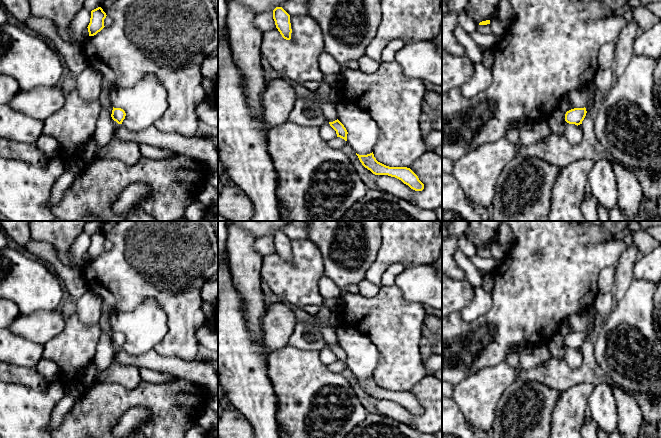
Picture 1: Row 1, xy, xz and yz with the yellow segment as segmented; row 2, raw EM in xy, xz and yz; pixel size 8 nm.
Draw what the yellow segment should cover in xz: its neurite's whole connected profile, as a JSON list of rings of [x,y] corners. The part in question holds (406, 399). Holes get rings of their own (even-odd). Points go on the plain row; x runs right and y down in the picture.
[[[373,376],[367,379],[359,379],[356,377],[356,379],[362,389],[373,398],[395,401],[415,415],[422,415],[424,413],[424,408],[410,392],[386,390],[376,384]]]

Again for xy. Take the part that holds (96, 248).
[[[98,231],[91,235],[90,247],[88,249],[89,260],[94,260],[100,256],[104,250],[104,243],[106,242],[106,237],[101,231]]]

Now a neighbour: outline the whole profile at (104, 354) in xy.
[[[104,307],[101,308],[101,314],[98,320],[98,324],[102,329],[102,334],[93,359],[97,369],[93,384],[98,382],[99,375],[110,366],[115,353],[112,341],[108,335],[108,331],[111,329],[110,317],[103,308]]]

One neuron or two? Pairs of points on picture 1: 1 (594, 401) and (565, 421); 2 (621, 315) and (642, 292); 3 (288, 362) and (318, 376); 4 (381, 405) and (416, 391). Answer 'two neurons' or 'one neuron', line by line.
1: two neurons
2: one neuron
3: one neuron
4: one neuron

